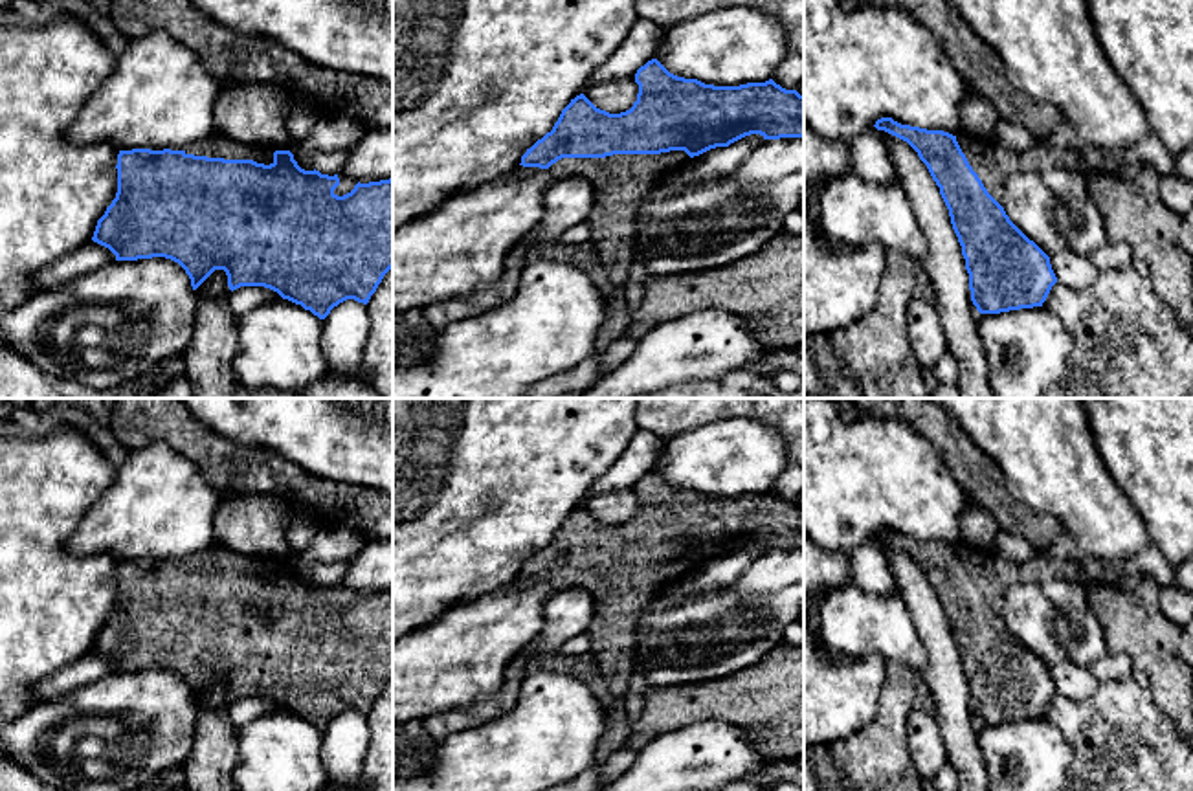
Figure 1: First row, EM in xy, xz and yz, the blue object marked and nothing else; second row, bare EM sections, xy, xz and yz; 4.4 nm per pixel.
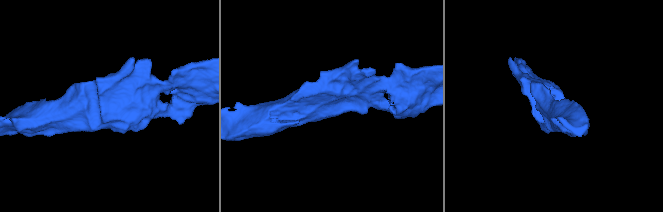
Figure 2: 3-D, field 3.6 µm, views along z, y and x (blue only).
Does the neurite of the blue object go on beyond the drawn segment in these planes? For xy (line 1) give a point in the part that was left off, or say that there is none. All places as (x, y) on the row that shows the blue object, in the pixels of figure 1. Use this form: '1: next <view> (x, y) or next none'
1: next xy (217, 145)

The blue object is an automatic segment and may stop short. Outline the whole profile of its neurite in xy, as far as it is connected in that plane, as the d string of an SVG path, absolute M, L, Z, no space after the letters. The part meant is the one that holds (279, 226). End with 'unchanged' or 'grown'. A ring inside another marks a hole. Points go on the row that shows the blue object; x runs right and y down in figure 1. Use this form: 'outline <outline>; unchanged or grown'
outline M218 132L211 134L200 143L189 145L184 150L119 150L116 169L117 193L112 204L106 207L105 215L97 220L92 240L108 248L116 255L116 261L138 261L152 257L171 259L185 270L193 290L196 290L215 270L224 270L231 292L240 286L264 286L277 292L283 299L301 305L319 319L325 319L334 306L347 299L367 305L384 275L393 268L393 178L369 184L358 182L351 193L338 196L334 193L334 189L340 185L338 174L329 176L316 169L305 171L297 165L290 150L273 152L251 143L233 141Z; grown

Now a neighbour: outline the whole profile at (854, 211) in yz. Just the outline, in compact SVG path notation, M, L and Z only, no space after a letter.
M841 176L820 193L819 224L824 237L846 246L881 244L921 264L925 237L899 184L872 184Z

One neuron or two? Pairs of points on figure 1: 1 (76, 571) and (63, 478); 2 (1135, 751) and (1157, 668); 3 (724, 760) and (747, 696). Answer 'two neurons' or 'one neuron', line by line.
1: one neuron
2: two neurons
3: two neurons

